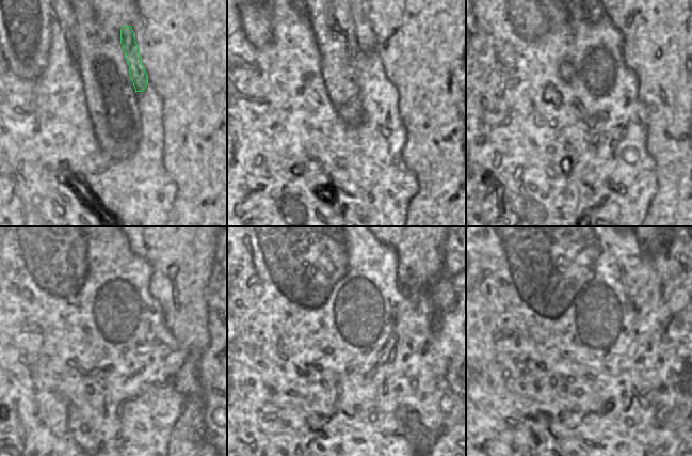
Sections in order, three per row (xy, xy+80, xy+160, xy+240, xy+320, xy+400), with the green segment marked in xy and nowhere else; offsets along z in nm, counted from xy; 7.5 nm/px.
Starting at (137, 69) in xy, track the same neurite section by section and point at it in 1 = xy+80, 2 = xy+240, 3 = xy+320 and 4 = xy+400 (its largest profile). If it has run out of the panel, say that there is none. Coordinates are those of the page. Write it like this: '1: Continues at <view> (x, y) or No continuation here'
1: Continues at xy+80 (359, 9)
2: No continuation here
3: No continuation here
4: No continuation here

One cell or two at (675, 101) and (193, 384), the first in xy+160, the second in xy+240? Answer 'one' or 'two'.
one

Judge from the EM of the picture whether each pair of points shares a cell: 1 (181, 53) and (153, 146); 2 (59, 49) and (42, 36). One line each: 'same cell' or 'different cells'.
1: different cells
2: different cells

